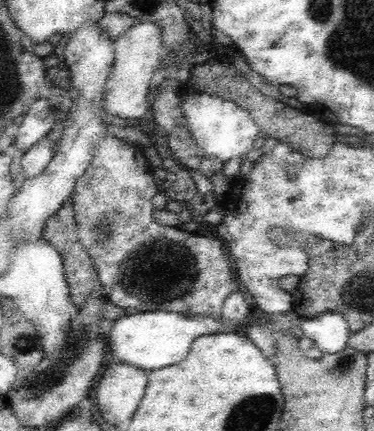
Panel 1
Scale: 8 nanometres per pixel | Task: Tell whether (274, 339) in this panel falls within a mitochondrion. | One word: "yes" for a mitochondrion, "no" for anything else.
no

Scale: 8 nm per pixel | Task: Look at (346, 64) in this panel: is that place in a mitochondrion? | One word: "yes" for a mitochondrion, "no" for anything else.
yes

